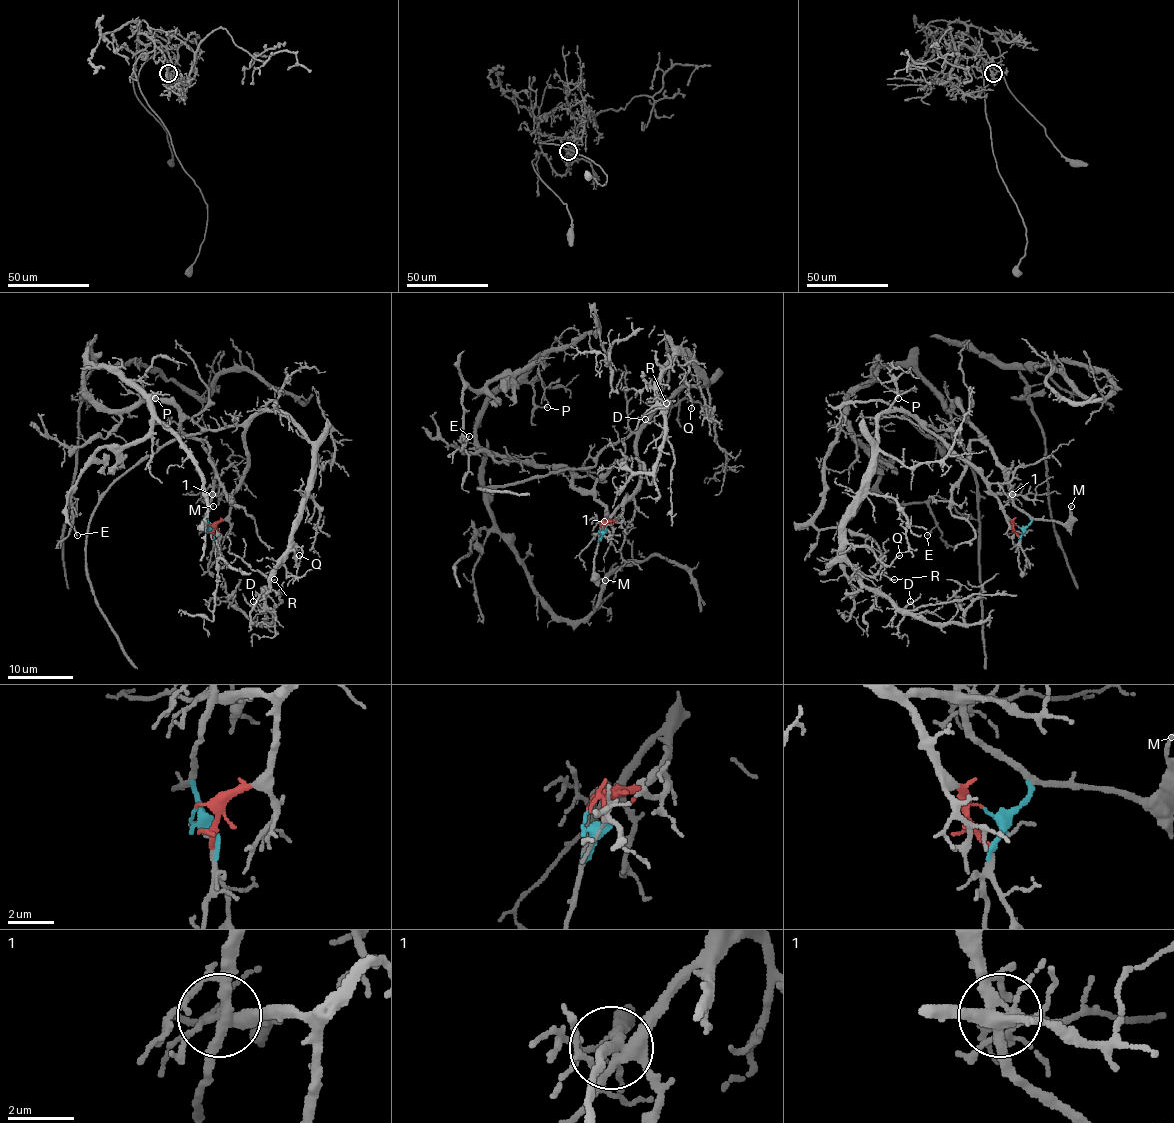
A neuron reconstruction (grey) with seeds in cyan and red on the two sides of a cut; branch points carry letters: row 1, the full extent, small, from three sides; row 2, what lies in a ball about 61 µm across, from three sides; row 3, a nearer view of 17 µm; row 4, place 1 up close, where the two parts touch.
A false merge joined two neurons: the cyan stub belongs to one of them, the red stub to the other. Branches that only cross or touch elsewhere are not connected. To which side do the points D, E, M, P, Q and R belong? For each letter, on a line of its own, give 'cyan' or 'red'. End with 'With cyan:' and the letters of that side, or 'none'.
D: red
E: cyan
M: cyan
P: cyan
Q: red
R: red
With cyan: E, M, P

